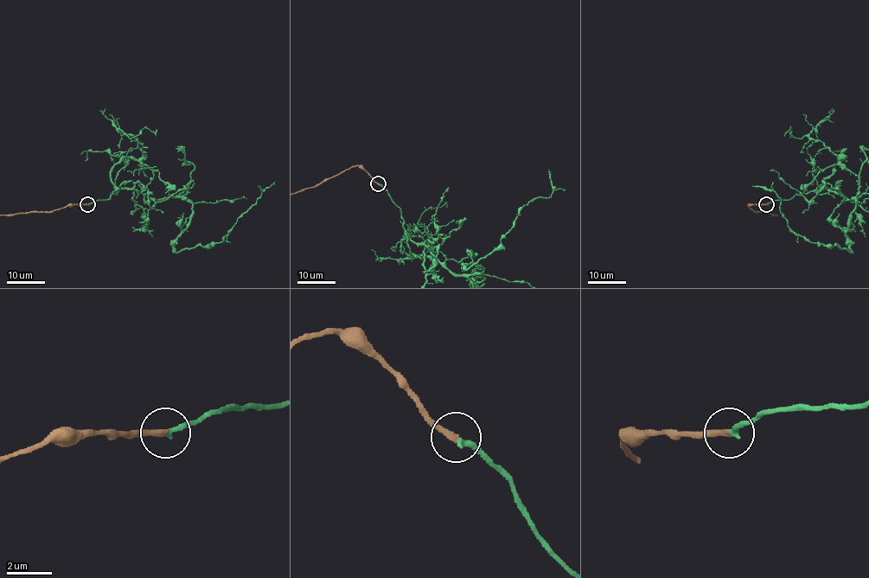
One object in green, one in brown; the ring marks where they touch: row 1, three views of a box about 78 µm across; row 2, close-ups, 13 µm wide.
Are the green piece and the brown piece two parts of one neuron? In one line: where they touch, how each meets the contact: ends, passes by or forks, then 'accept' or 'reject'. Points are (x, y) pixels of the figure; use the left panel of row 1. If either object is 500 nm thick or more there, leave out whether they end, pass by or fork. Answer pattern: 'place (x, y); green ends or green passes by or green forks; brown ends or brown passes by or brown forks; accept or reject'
place (87, 204); green ends; brown ends; accept

